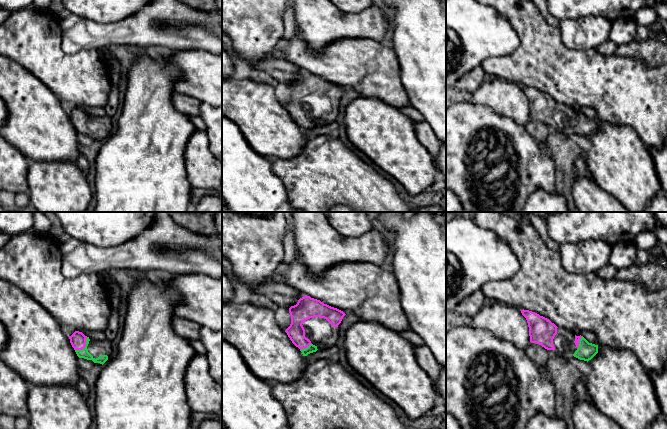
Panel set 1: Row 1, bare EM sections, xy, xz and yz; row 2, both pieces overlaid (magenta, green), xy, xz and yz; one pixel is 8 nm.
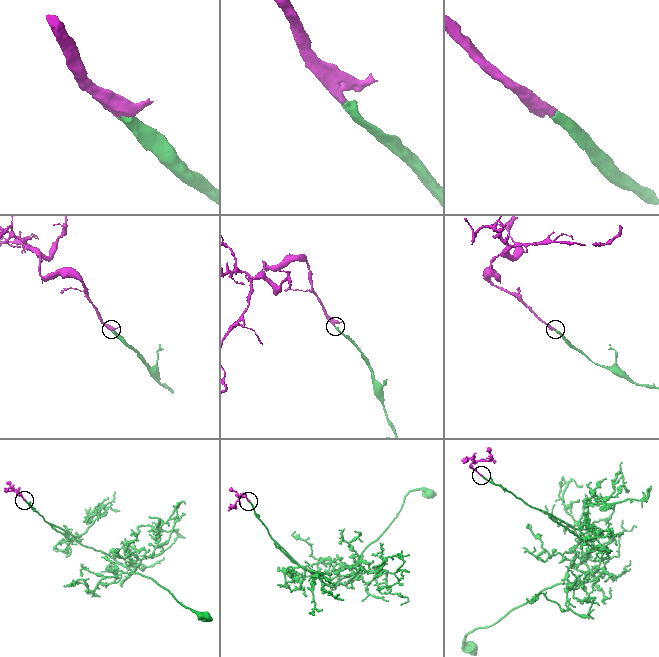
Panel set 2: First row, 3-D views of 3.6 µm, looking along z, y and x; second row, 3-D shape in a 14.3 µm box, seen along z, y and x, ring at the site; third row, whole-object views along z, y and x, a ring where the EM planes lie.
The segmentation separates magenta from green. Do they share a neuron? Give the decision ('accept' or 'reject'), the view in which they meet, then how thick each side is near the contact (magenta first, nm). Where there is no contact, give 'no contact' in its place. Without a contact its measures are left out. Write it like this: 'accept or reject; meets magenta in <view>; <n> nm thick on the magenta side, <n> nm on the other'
accept; meets magenta in xy; 130 nm thick on the magenta side, 70 nm on the other

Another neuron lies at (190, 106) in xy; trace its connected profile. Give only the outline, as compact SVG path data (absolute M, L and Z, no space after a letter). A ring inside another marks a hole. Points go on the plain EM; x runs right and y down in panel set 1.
M174 92L171 101L176 110L189 117L200 117L201 102L190 96Z

